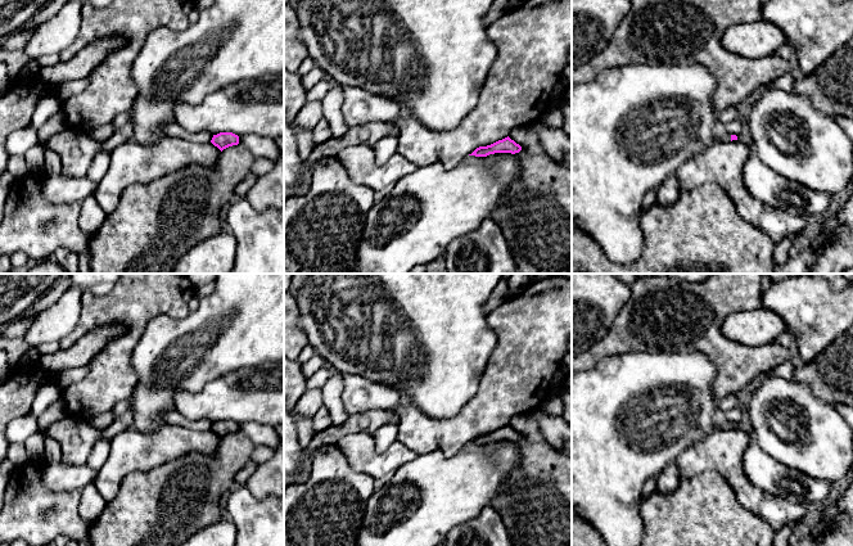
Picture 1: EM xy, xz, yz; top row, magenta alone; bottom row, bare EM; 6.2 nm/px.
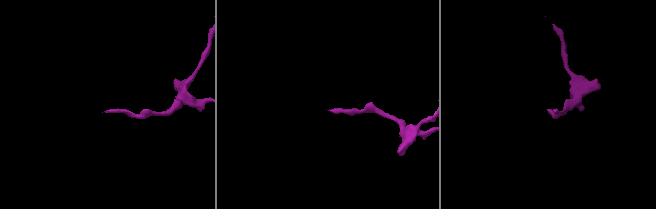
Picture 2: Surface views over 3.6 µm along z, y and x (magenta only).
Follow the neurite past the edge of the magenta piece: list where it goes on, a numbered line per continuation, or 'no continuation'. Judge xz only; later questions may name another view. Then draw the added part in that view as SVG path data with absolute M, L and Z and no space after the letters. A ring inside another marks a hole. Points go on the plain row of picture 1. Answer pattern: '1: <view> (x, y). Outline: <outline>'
no continuation

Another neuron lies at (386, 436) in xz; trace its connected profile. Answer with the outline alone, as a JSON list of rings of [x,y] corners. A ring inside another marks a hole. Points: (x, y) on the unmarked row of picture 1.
[[[388,423],[380,427],[374,434],[375,448],[378,451],[384,451],[391,447],[397,441],[398,424]]]

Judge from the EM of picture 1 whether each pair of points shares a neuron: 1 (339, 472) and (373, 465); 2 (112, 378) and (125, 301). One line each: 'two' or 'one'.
1: two
2: one

